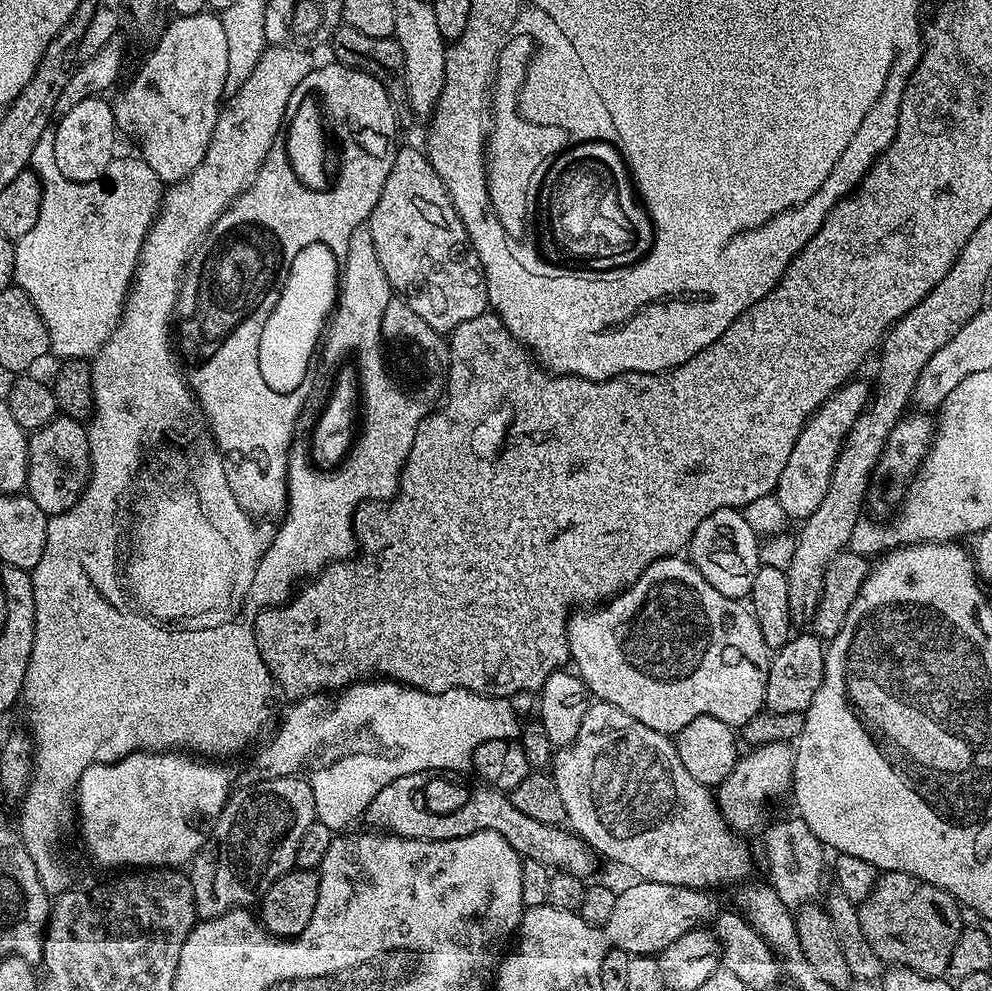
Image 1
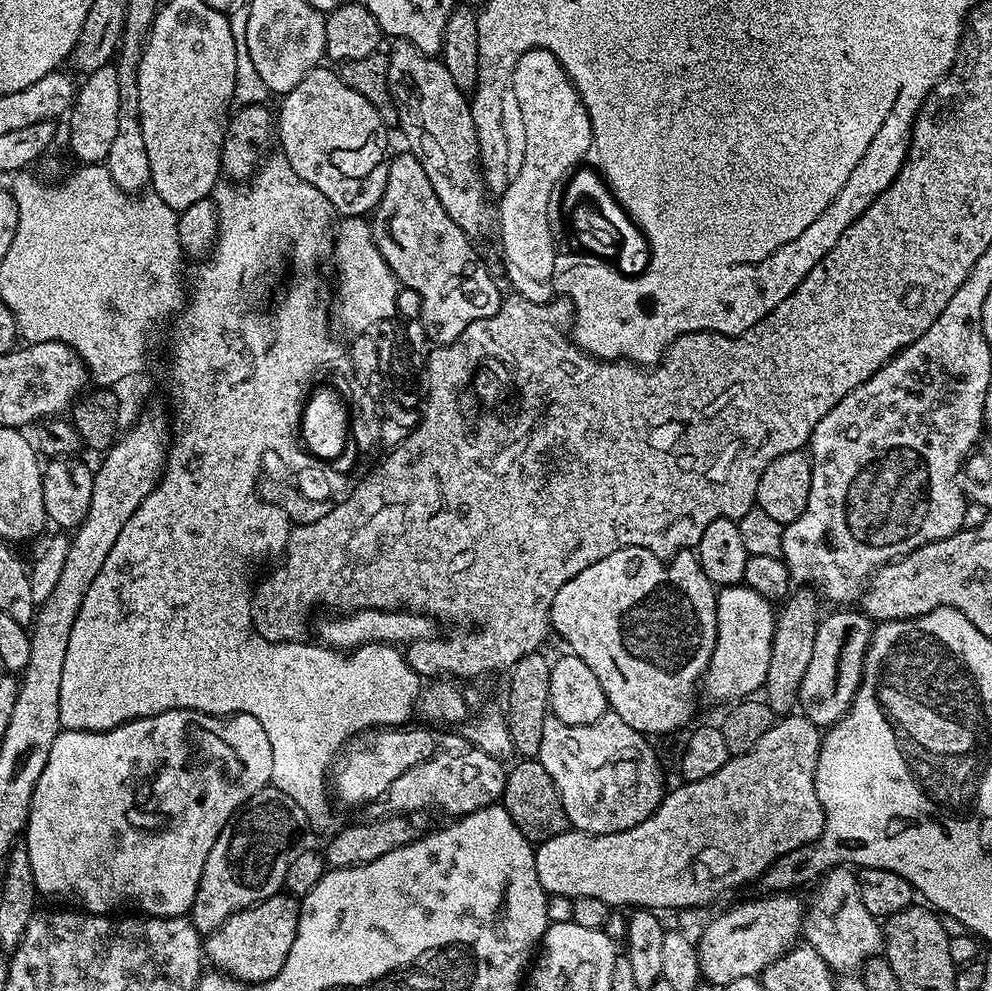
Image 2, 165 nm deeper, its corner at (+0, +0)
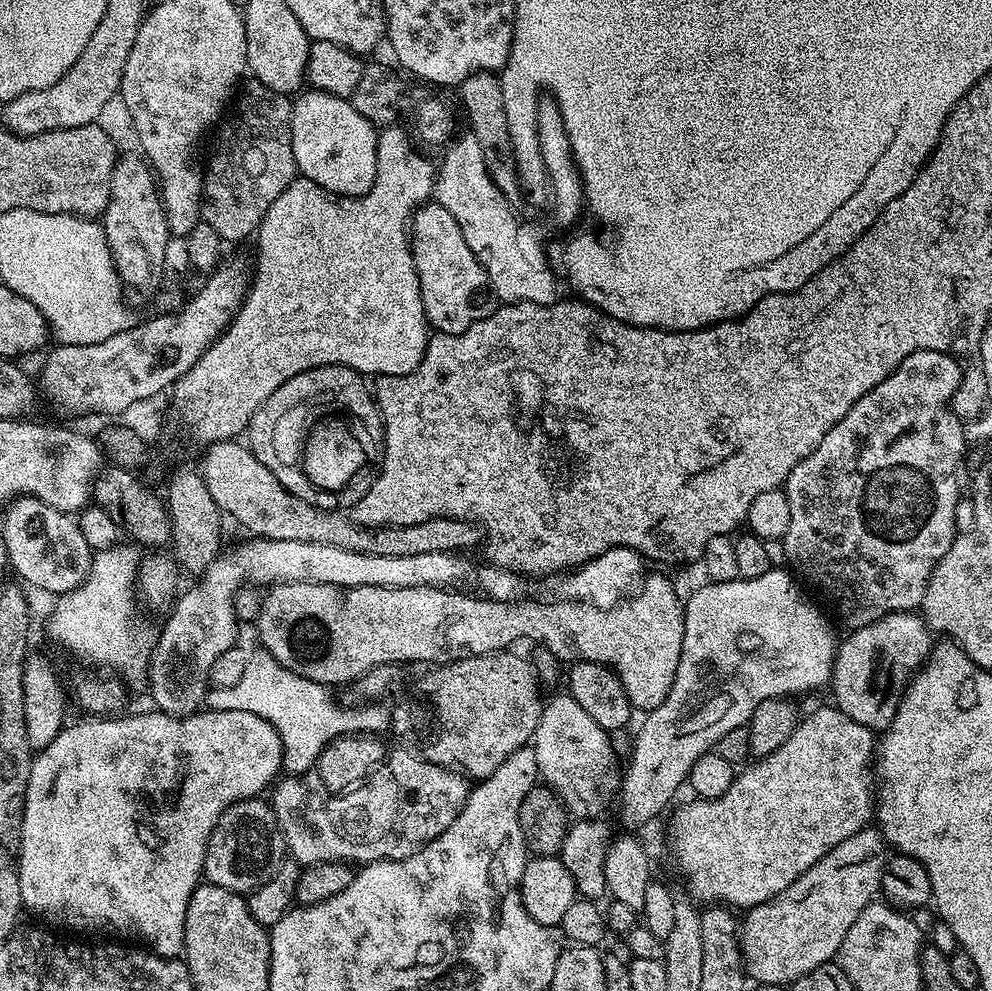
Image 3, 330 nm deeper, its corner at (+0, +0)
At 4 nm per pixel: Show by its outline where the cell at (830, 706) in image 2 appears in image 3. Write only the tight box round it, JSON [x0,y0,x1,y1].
[830,611,933,730]

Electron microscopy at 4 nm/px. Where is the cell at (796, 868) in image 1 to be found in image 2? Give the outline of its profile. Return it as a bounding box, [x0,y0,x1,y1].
[803,866,884,974]

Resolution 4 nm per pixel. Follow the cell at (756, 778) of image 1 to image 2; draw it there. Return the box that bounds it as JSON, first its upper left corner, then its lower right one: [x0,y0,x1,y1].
[535,714,824,910]

